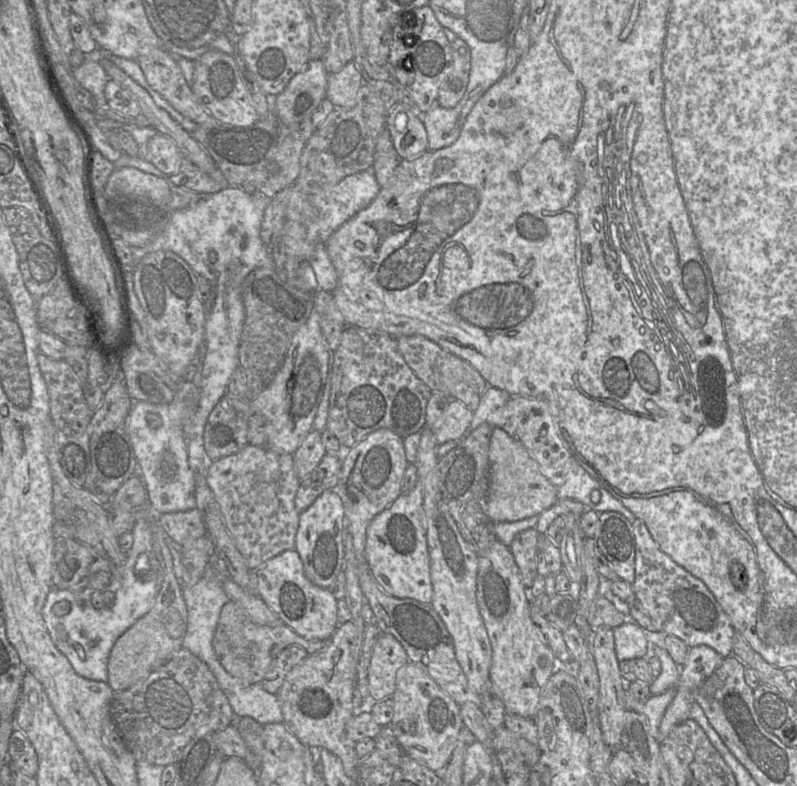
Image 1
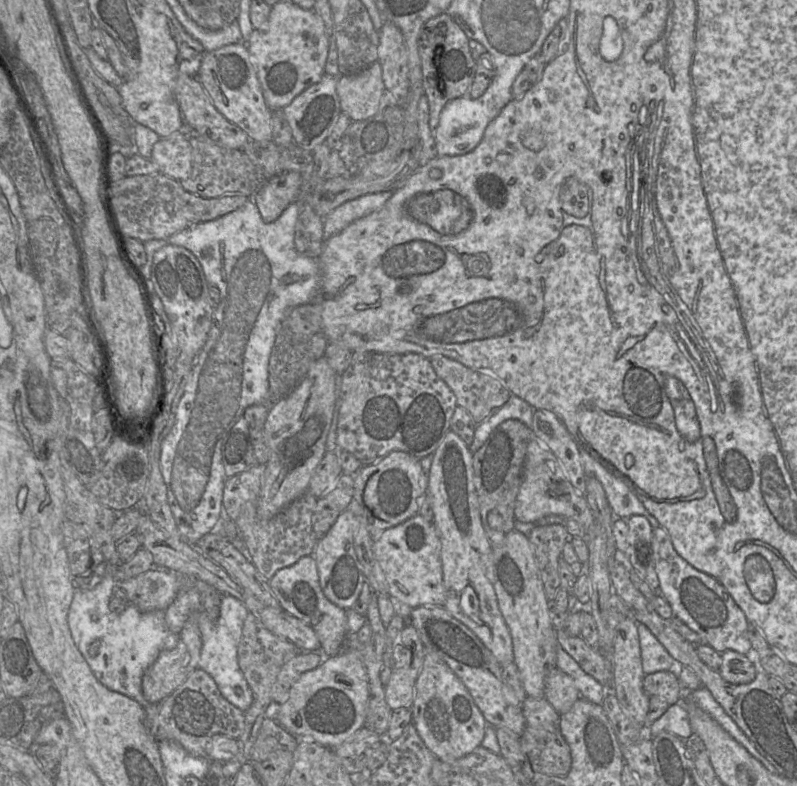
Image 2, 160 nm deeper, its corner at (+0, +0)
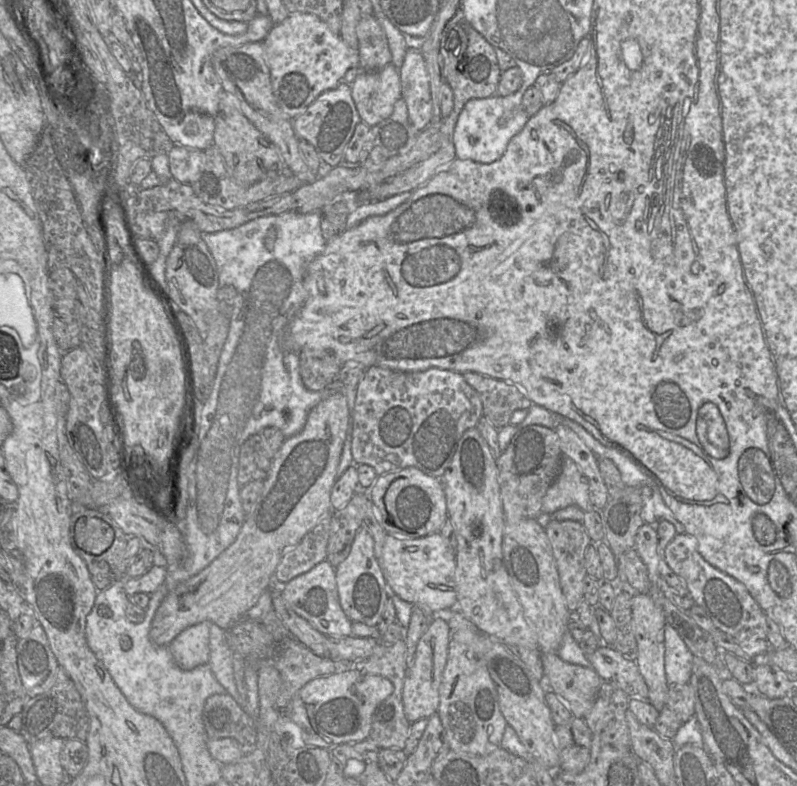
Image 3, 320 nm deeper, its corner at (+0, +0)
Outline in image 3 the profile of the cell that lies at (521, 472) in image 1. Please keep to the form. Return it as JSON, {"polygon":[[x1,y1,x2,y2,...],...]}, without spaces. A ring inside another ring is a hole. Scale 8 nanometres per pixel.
{"polygon":[[563,457,559,474,543,497,541,513,550,514,570,505,590,511,589,485,574,461]]}

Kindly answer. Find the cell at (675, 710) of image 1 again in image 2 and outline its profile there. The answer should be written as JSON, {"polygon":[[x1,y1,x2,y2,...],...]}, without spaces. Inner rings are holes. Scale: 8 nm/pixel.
{"polygon":[[727,650,722,652,722,663,717,671,726,681,746,684,752,682,762,670,746,654]]}

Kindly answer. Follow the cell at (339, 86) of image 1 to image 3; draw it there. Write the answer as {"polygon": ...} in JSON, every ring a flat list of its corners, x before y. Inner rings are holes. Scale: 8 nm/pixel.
{"polygon":[[393,64,374,70,361,72,351,83,351,94,361,122,374,126,391,115,397,100,402,98,399,69]]}

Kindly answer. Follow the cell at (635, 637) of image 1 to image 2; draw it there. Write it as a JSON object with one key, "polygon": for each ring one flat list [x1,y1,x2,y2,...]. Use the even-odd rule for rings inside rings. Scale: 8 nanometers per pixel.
{"polygon":[[638,624,638,636,644,673,670,671,676,660,645,625]]}

